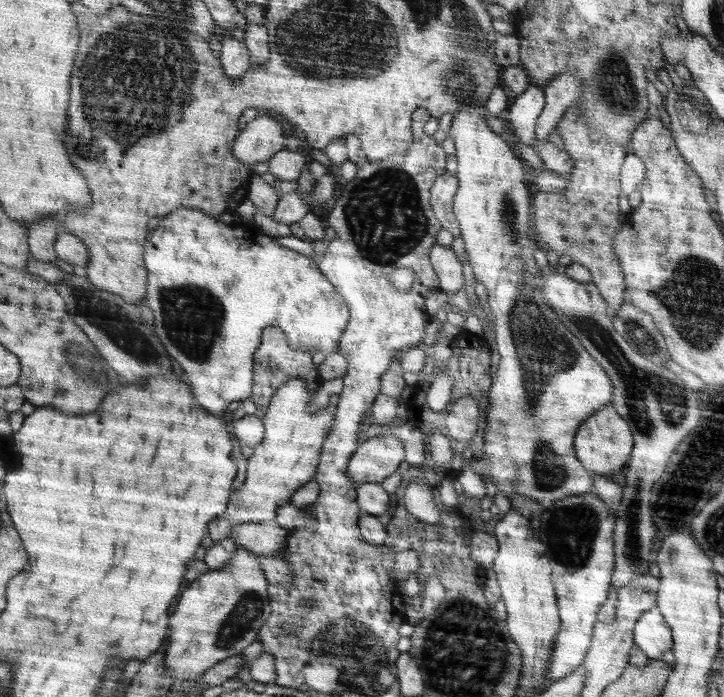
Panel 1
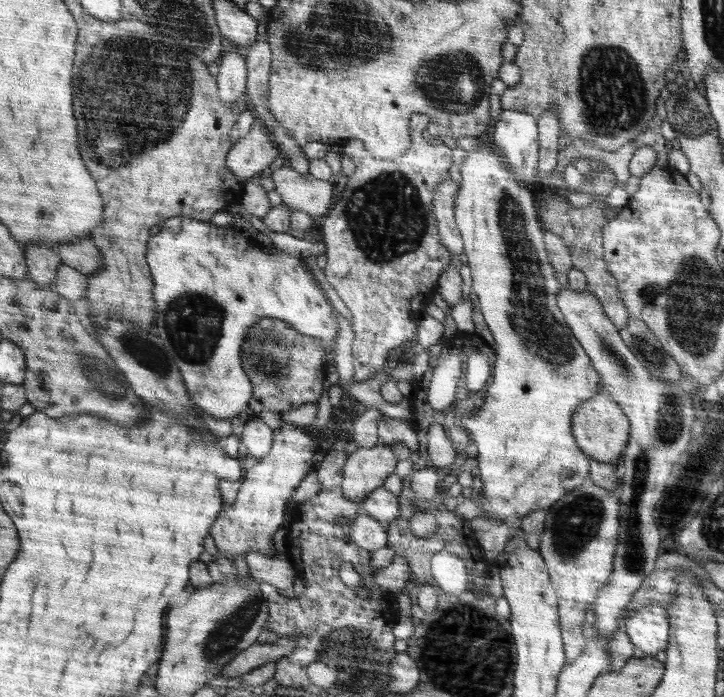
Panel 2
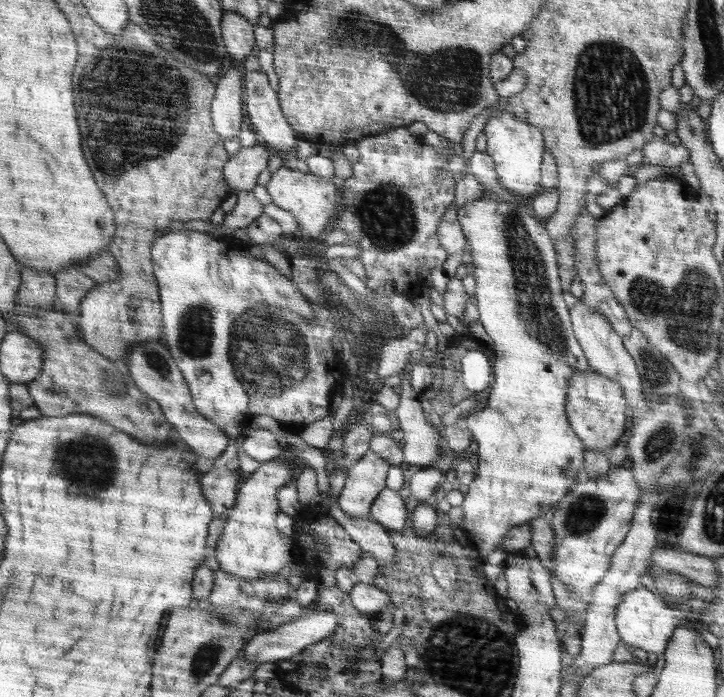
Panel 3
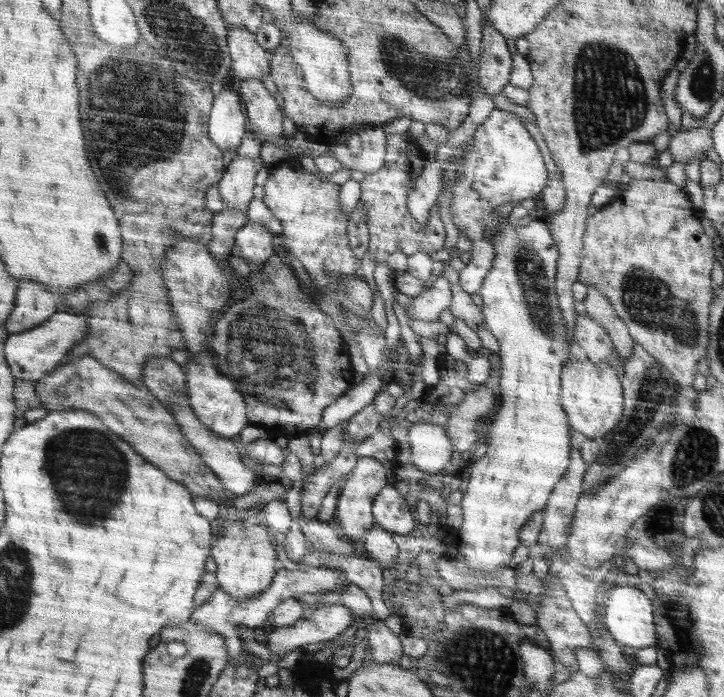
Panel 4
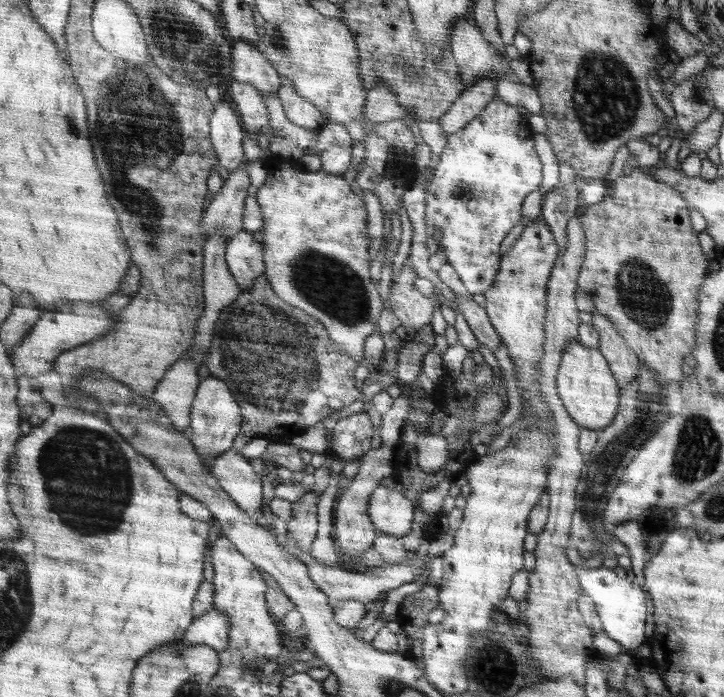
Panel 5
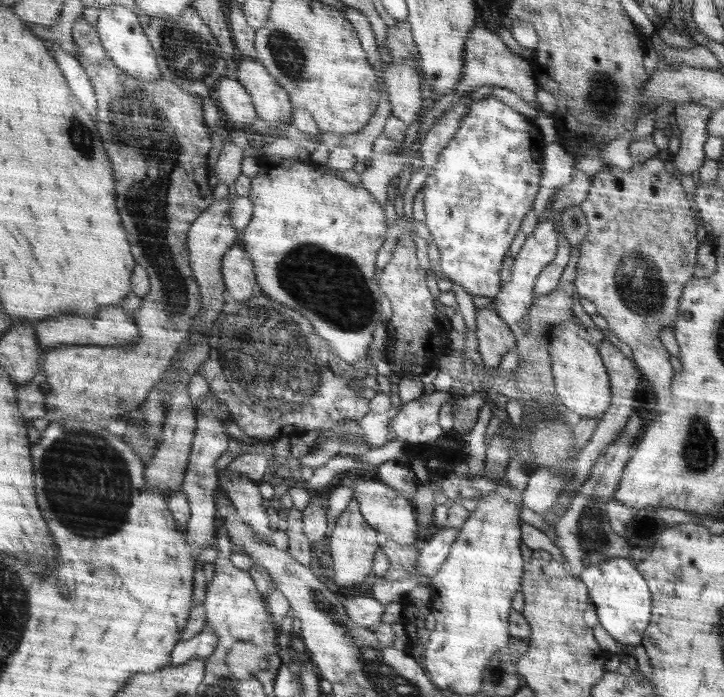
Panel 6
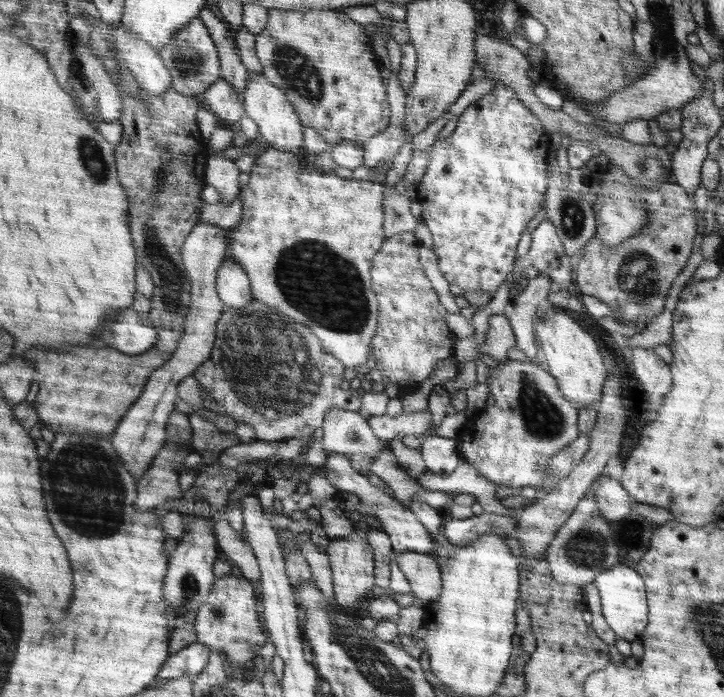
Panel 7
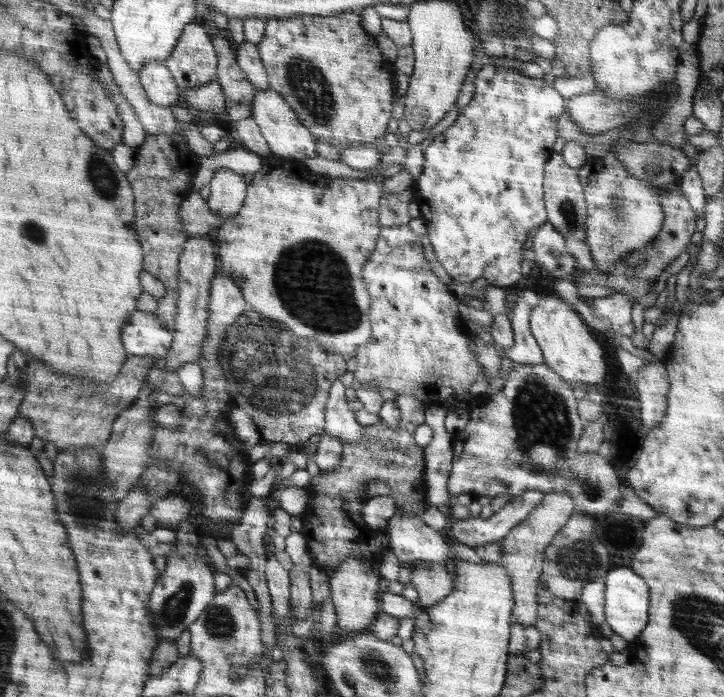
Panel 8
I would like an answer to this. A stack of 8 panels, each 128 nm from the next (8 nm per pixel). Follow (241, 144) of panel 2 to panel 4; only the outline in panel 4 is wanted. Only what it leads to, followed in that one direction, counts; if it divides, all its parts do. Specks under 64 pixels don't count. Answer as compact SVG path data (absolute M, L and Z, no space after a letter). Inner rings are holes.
M236 156L218 183L224 208L244 210L254 199L255 176L264 166L260 156L256 158Z

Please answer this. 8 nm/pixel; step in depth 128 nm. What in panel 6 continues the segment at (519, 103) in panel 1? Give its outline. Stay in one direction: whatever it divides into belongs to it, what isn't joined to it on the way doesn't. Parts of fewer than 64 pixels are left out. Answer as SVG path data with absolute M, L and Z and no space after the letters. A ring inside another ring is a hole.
M489 97L488 99L482 99L471 104L468 115L462 119L458 131L452 137L452 140L448 142L444 149L439 152L438 160L430 168L429 177L426 179L422 189L424 190L424 212L426 218L424 218L424 224L428 227L428 230L433 236L433 240L438 247L440 253L440 270L447 276L450 281L463 286L467 292L473 296L488 296L495 297L502 288L500 281L500 270L502 268L502 260L506 256L508 246L512 244L518 228L520 228L520 220L526 216L528 208L533 208L532 202L534 202L534 196L538 192L538 182L540 182L540 164L542 164L542 158L544 158L544 138L540 136L540 130L530 124L530 120L522 114L518 114L514 108L506 106L504 102L496 100L496 97Z

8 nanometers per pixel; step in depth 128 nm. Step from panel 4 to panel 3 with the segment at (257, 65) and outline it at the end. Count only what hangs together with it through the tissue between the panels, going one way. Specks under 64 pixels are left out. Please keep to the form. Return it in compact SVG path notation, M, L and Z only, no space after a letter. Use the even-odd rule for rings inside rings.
M228 12L223 18L223 37L227 43L231 63L244 70L244 62L252 53L255 44L256 25L238 13Z

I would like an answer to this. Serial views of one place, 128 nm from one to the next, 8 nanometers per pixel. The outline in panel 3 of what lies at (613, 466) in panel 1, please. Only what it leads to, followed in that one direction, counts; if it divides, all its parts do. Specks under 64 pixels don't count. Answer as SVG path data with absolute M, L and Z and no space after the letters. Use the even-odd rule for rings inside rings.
M577 371L569 381L566 411L571 427L585 444L586 449L605 453L616 445L616 440L624 434L626 424L626 395L619 382L606 378L594 371Z

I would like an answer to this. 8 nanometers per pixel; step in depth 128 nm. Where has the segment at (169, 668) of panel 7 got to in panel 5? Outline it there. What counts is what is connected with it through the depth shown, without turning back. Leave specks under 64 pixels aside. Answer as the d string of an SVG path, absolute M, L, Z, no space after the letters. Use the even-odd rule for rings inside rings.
M211 607L206 610L206 614L196 617L192 622L184 633L181 645L185 649L192 645L205 644L222 652L228 646L231 626L231 618L227 614Z

